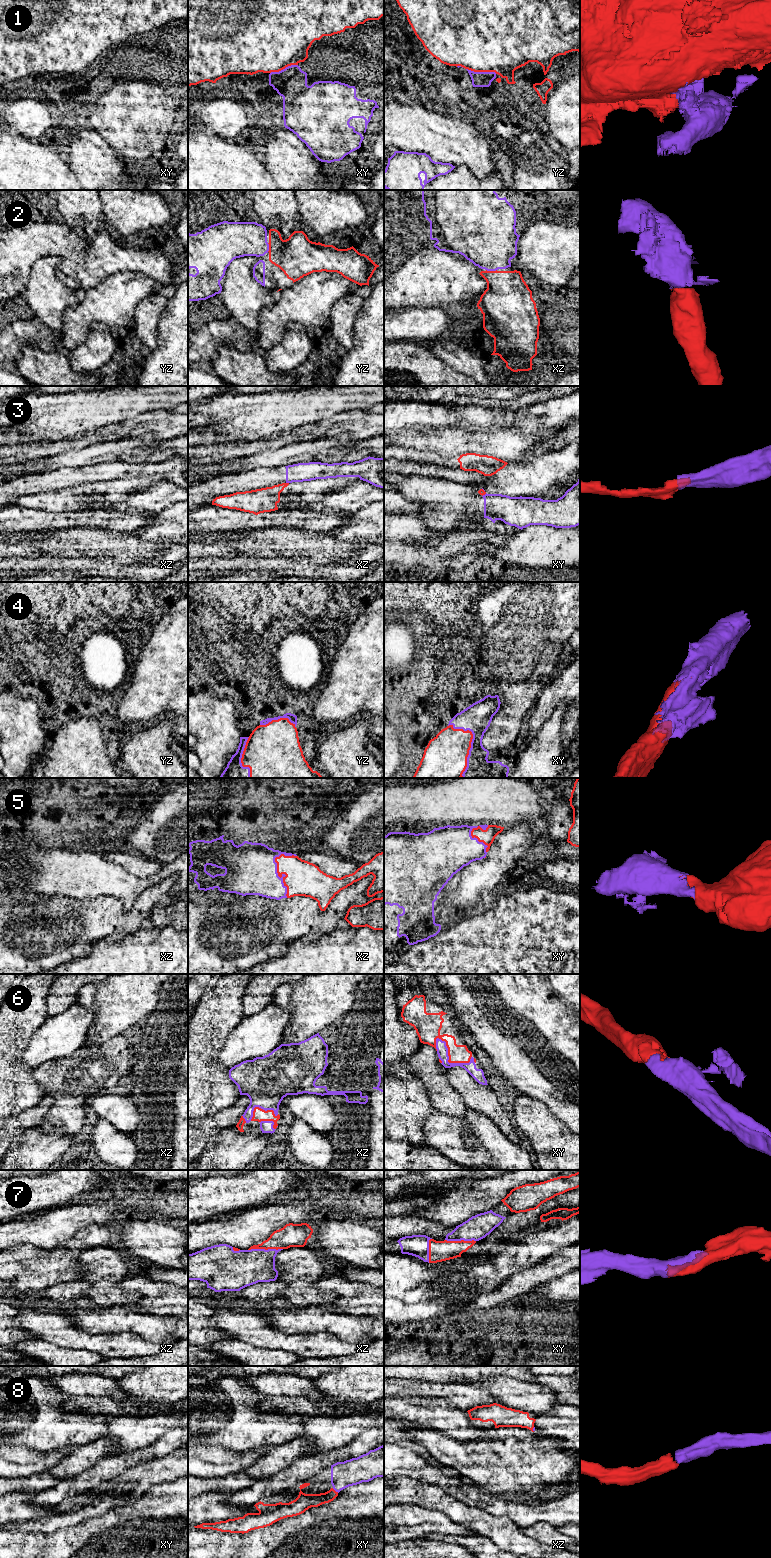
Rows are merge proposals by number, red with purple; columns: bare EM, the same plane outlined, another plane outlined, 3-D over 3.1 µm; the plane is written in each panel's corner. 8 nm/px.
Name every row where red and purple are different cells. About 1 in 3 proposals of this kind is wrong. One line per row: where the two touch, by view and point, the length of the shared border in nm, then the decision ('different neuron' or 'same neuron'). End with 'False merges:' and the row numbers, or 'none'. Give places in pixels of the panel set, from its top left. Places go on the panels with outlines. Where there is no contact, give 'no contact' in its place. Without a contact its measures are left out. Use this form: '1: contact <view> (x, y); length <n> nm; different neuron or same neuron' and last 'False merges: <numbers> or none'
1: contact yz (481, 71); length 260 nm; different neuron
2: contact xz (491, 271); length 90 nm; same neuron
3: contact xz (287, 483); length 30 nm; different neuron
4: contact xy (470, 743); length 440 nm; same neuron
5: contact xz (278, 875); length 360 nm; same neuron
6: contact xy (449, 1059); length 340 nm; same neuron
7: contact xz (265, 1249); length 280 nm; same neuron
8: contact xy (334, 1490); length 70 nm; same neuron
False merges: 1, 3

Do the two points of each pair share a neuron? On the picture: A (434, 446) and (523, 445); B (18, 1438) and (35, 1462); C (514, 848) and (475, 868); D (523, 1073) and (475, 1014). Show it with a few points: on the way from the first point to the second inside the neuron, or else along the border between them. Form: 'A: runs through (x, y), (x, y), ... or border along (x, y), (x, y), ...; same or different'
A: runs through (456, 444), (501, 444); same
B: border along (10, 1445), (24, 1445), (46, 1451); different
C: runs through (504, 858), (490, 872), (485, 872); same
D: runs through (508, 1058), (480, 1029); same

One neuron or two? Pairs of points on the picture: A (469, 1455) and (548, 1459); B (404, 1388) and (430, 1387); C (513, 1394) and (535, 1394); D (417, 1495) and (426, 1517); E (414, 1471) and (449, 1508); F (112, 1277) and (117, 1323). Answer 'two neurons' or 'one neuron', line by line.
A: one neuron
B: one neuron
C: one neuron
D: two neurons
E: two neurons
F: two neurons

